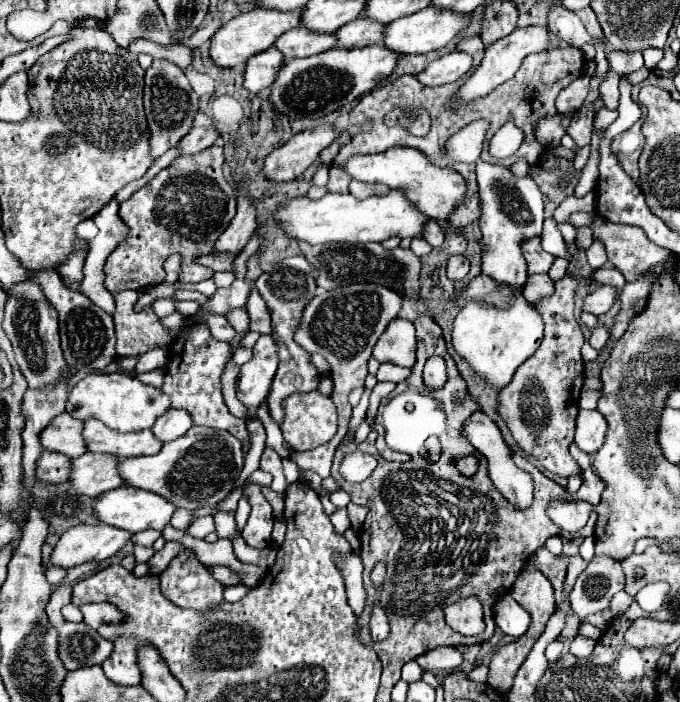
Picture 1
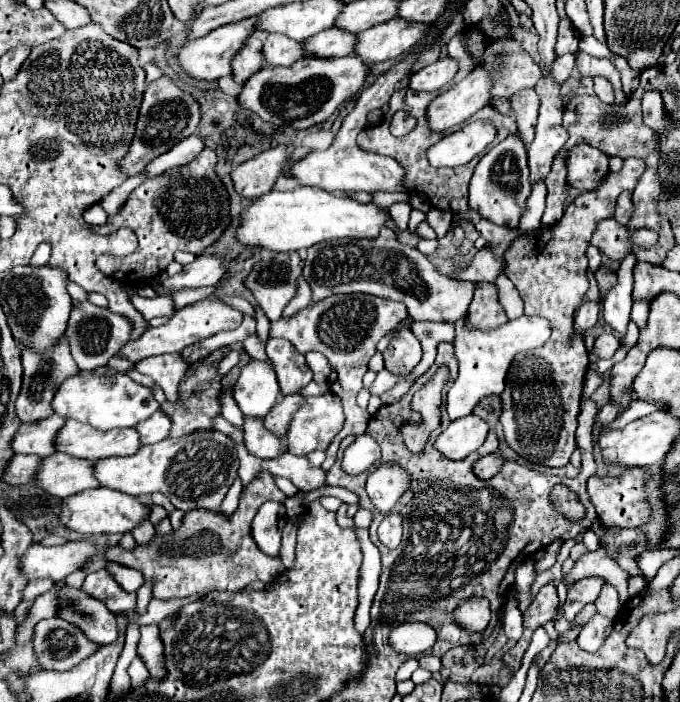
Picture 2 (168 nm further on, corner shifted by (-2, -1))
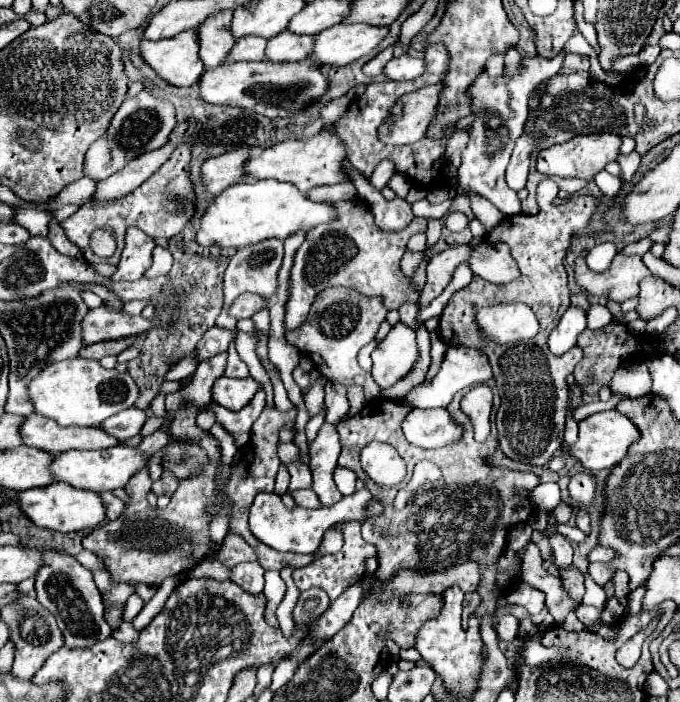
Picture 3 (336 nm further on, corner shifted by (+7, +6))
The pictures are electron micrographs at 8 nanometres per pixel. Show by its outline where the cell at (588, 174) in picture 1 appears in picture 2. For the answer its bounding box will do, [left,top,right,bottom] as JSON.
[577,51,621,89]

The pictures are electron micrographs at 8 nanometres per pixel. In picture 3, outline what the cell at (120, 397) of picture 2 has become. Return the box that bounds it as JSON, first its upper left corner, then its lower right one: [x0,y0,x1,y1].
[30,356,140,426]

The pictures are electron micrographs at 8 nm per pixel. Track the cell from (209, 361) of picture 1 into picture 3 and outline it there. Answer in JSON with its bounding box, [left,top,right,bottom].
[140,430,170,454]

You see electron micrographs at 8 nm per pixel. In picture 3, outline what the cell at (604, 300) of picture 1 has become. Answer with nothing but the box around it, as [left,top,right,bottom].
[548,306,586,354]

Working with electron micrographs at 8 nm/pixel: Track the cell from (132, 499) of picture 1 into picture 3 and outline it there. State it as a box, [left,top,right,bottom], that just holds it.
[20,482,106,532]

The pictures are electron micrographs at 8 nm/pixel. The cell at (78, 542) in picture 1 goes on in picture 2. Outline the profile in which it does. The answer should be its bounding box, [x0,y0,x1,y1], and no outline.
[19,539,95,583]

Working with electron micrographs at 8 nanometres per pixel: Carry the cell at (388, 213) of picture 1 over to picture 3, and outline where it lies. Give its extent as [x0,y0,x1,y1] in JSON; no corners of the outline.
[196,180,338,248]

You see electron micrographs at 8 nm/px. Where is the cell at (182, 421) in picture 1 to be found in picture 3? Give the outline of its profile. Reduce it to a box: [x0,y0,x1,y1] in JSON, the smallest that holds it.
[100,408,146,440]

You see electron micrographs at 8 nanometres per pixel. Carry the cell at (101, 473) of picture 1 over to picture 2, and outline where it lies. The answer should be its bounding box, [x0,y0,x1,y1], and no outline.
[33,453,99,497]

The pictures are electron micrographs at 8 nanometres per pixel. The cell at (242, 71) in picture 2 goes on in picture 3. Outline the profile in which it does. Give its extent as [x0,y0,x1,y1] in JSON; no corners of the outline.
[198,12,236,68]

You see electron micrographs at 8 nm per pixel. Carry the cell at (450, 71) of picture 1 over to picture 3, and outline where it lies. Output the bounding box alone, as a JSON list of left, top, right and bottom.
[384,56,426,80]

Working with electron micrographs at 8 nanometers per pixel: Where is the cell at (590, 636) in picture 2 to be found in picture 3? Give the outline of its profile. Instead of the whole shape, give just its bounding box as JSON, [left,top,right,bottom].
[576,604,604,632]

